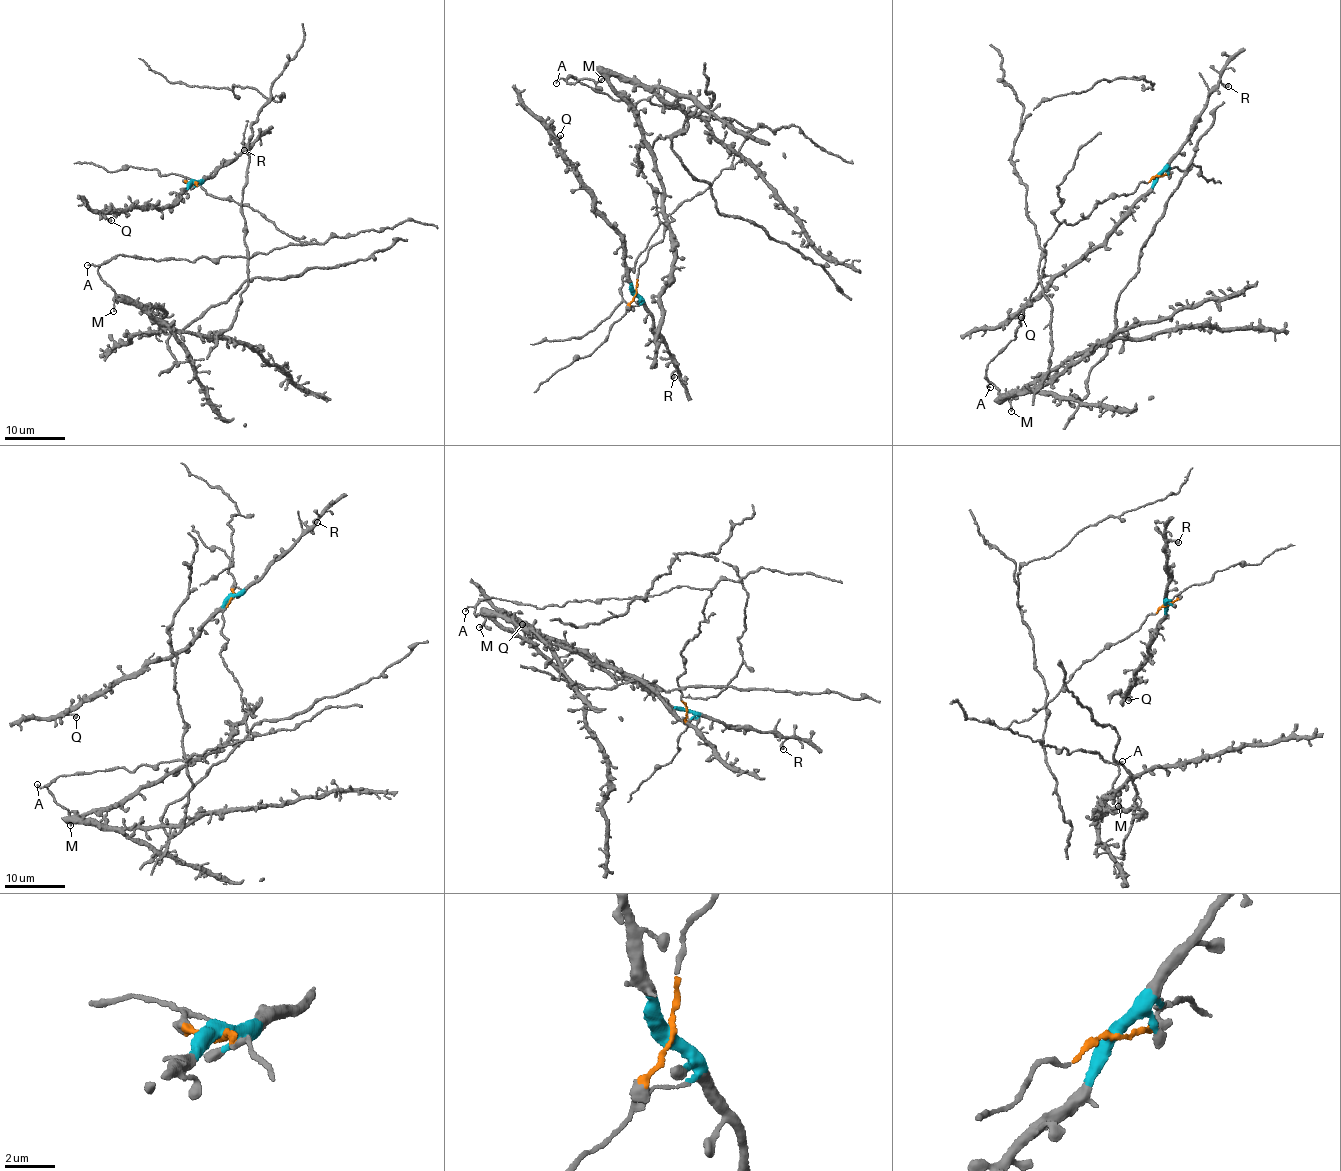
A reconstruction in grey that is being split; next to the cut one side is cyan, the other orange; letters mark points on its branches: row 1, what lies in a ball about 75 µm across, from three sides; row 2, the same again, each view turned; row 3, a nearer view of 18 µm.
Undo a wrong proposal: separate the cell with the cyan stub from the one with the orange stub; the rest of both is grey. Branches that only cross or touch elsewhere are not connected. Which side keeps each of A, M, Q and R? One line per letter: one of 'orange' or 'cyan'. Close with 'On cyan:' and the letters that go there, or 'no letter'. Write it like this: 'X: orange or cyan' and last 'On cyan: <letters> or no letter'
A: orange
M: orange
Q: cyan
R: cyan
On cyan: Q, R

